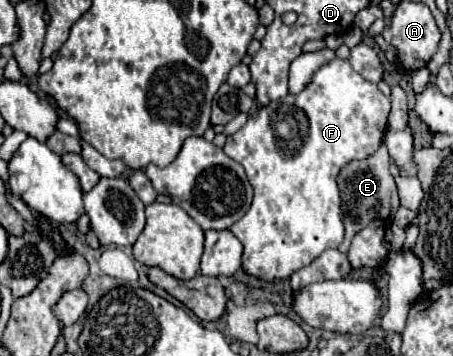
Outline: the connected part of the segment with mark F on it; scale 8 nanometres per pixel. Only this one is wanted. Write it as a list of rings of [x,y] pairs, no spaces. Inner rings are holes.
[[[335,58],[333,62],[321,66],[321,70],[317,70],[317,74],[313,76],[313,82],[305,86],[301,94],[293,96],[293,102],[297,102],[297,108],[301,108],[309,120],[309,136],[303,142],[303,146],[297,150],[297,158],[295,156],[287,158],[279,154],[277,140],[269,124],[267,108],[261,108],[257,114],[249,116],[243,128],[227,136],[223,148],[223,152],[229,158],[233,158],[245,168],[247,178],[255,190],[255,198],[249,212],[245,214],[245,218],[241,218],[241,222],[235,222],[231,226],[231,232],[243,244],[241,268],[245,274],[261,278],[265,282],[287,280],[293,272],[309,266],[327,248],[337,248],[343,242],[337,174],[347,162],[355,158],[365,158],[377,150],[377,146],[383,140],[387,128],[387,116],[389,116],[389,98],[381,94],[377,84],[365,80],[349,66],[347,60],[341,58]]]

